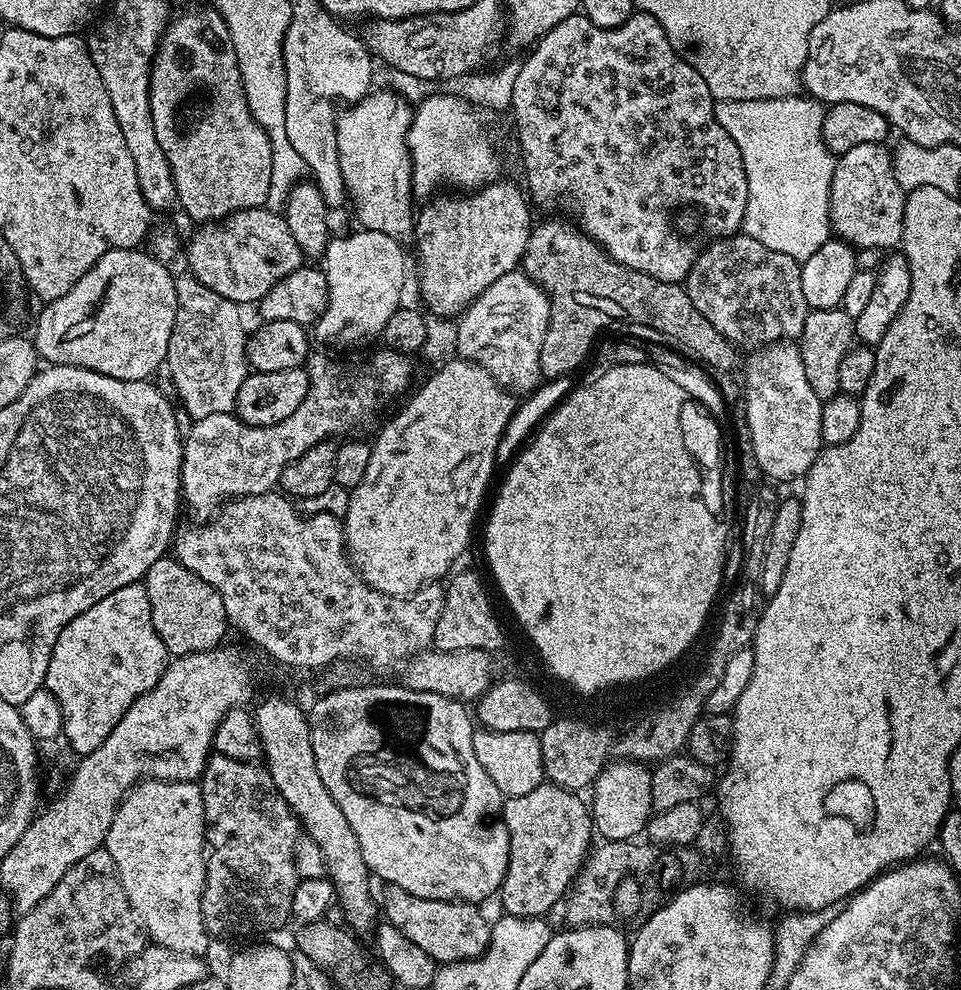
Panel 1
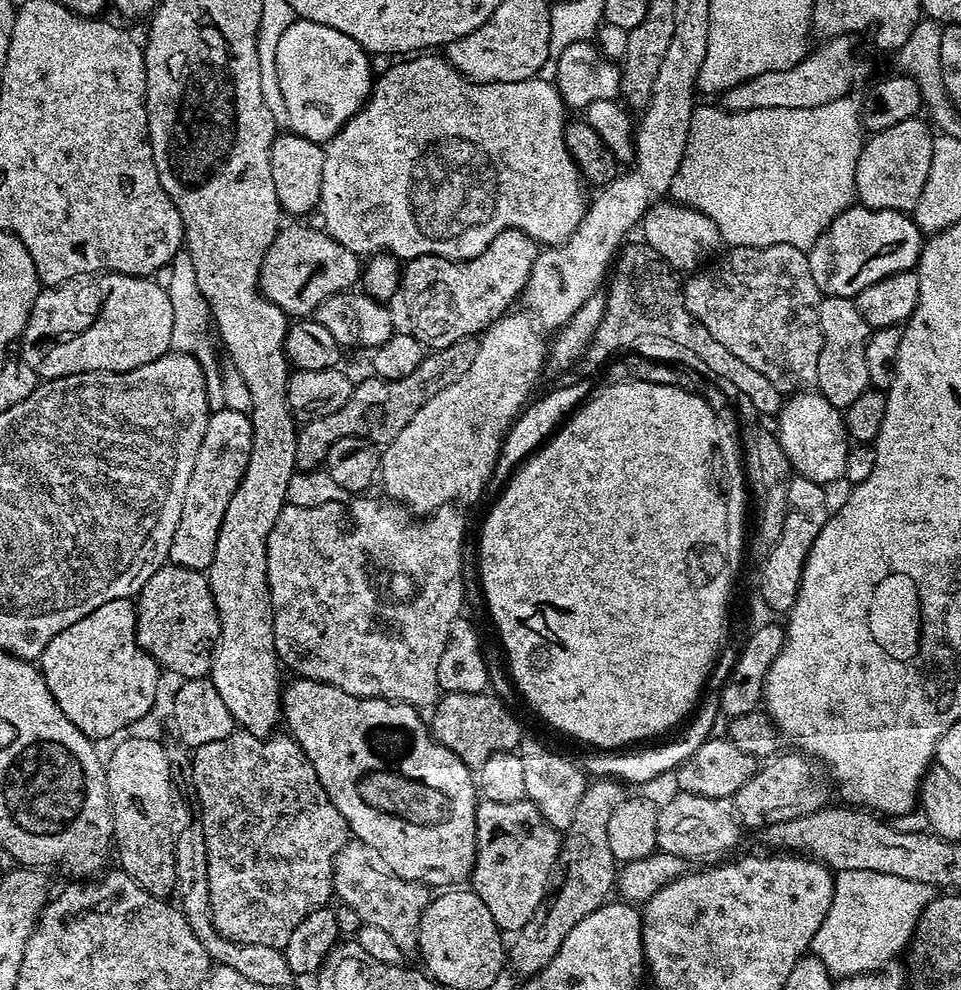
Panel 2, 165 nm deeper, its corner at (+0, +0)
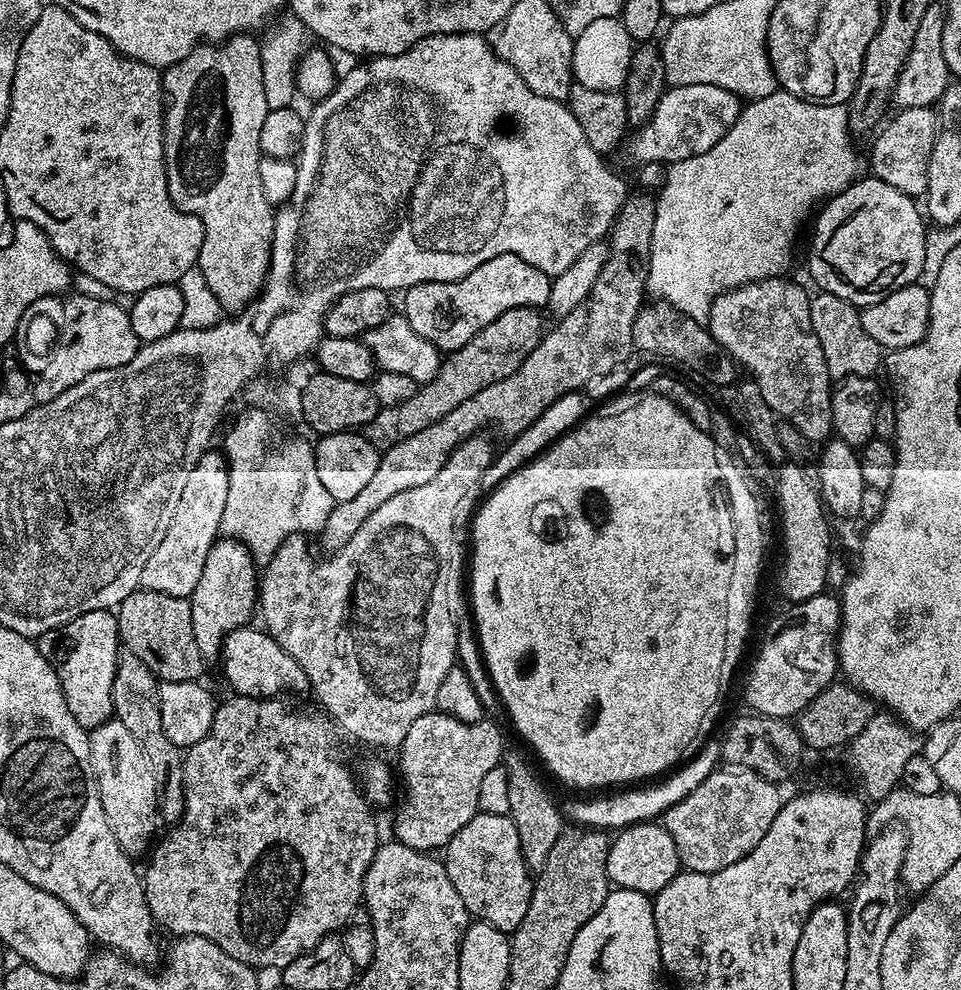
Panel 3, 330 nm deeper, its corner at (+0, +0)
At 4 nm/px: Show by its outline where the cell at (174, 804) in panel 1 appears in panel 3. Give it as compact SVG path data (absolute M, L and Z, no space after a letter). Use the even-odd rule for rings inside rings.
M115 718L91 729L88 741L92 772L102 798L102 810L106 810L106 822L110 822L114 838L118 838L118 846L122 846L127 856L137 858L144 851L145 855L153 843L156 820L158 824L158 778L154 770L150 770L150 758L142 754L140 743Z

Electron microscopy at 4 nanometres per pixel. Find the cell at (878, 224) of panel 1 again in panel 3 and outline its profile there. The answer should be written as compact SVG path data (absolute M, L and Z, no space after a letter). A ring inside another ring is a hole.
M901 108L895 114L897 116L892 121L889 119L871 141L871 175L886 182L886 186L894 186L894 190L902 190L902 194L920 198L928 191L928 167L938 131L938 116L932 108Z

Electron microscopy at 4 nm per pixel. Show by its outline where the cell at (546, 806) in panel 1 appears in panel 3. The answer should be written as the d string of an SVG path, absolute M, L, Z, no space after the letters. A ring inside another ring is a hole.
M477 811L476 816L450 838L442 859L446 874L450 874L450 882L454 882L454 890L458 890L458 898L462 898L469 917L484 920L505 934L515 932L522 918L526 918L534 876L524 861L518 826L514 826L511 815Z

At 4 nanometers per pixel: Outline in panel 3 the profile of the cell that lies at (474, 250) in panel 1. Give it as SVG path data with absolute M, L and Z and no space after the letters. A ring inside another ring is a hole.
M513 252L498 254L498 258L490 258L486 262L482 262L482 266L478 266L460 280L422 282L418 286L407 289L403 293L402 315L410 322L414 334L422 334L422 338L426 338L426 342L439 348L441 353L447 354L457 352L459 348L466 346L466 342L470 342L470 338L474 338L474 334L478 334L478 330L490 326L490 322L494 322L494 318L506 314L506 310L514 310L515 308L539 309L540 304L547 305L551 289L552 280L542 270L538 270L538 266L530 266L530 262L518 258L518 254Z

